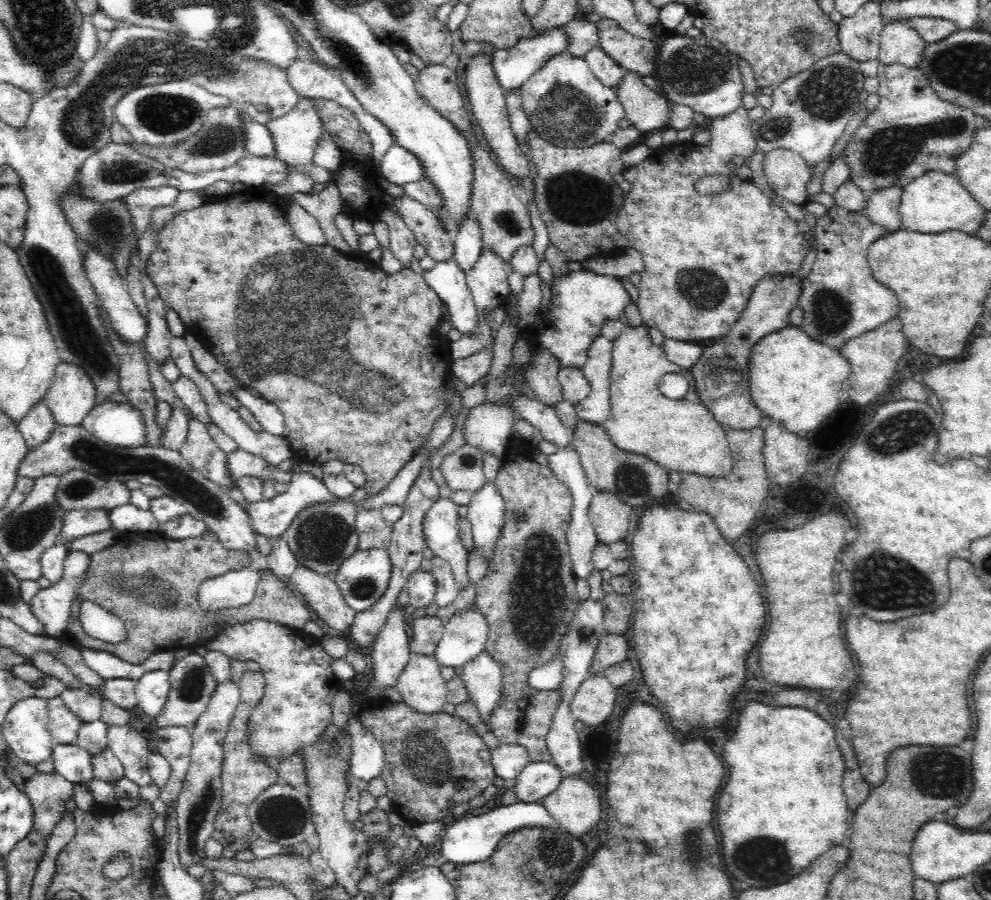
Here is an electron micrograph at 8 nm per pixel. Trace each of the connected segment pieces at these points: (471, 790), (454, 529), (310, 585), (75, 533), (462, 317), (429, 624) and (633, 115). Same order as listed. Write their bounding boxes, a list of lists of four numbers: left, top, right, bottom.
[[358,696,494,824],[423,497,470,594],[288,565,357,635],[59,509,113,550],[408,255,479,337],[409,615,445,656],[613,69,672,134]]

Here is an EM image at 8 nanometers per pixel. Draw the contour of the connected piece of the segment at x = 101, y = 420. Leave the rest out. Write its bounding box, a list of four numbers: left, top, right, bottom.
[81,401,148,449]

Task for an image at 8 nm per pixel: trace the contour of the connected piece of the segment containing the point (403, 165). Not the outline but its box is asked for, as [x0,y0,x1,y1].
[381,143,425,186]

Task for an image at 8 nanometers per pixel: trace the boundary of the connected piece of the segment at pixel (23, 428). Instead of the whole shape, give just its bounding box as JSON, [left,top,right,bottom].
[18,401,56,451]

